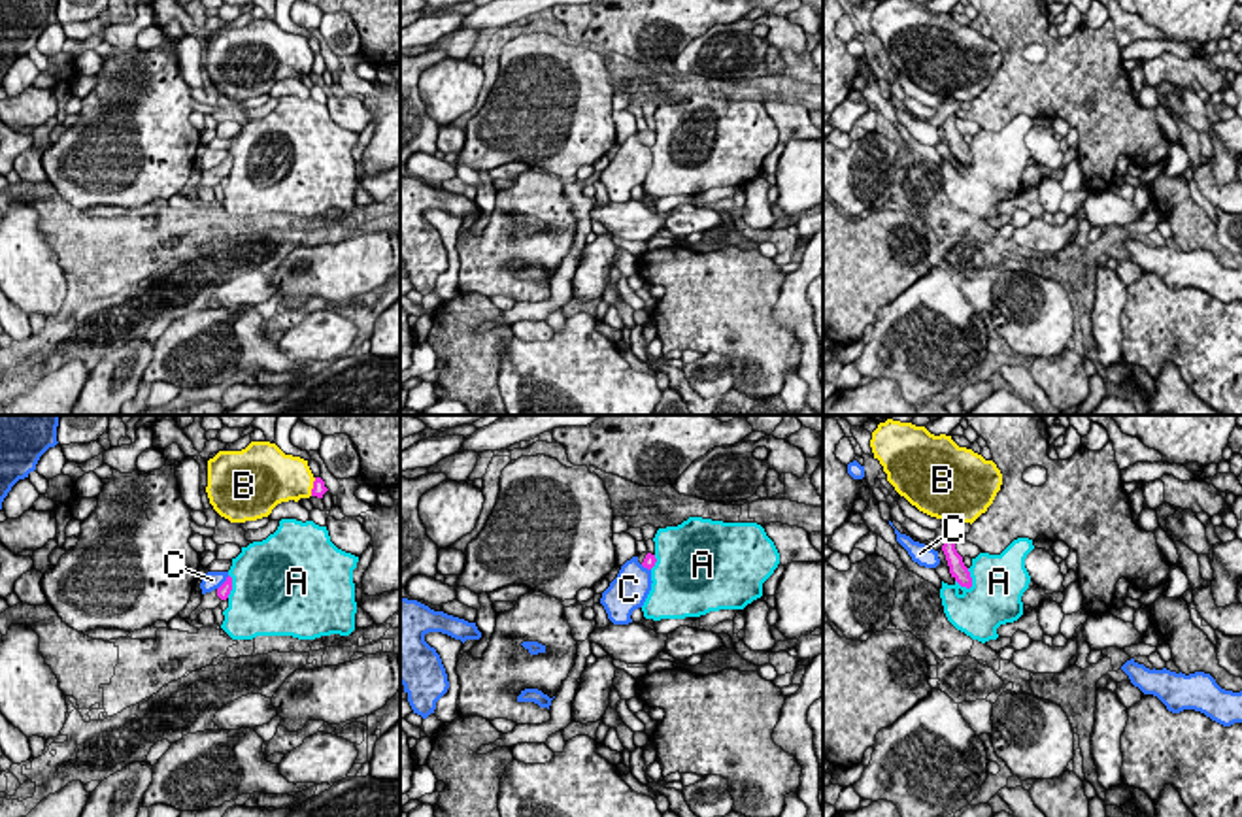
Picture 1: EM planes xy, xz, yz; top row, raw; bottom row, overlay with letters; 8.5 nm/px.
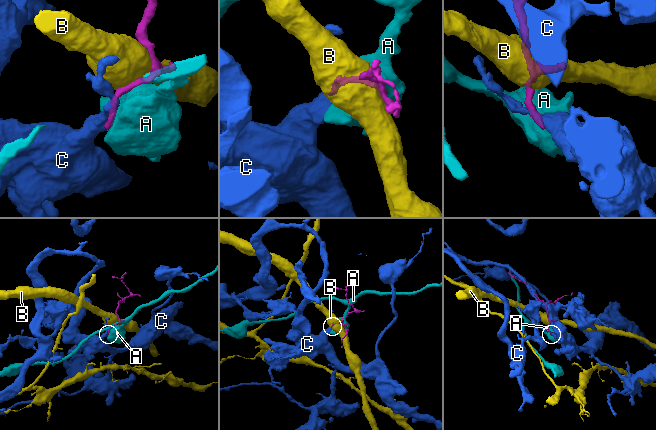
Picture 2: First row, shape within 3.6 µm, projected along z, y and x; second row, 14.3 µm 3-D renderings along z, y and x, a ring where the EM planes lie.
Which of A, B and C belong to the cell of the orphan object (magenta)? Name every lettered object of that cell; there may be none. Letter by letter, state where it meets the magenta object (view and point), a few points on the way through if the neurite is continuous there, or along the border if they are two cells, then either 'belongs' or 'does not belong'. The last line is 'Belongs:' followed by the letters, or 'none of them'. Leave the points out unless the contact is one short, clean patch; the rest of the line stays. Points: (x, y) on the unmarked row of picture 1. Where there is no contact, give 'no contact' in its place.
A: contact yz (971, 157); does not belong
B: contact xy (314, 65); does not belong
C: contact xy (223, 161); border xy (229, 153), (218, 166); does not belong
Belongs: none of them

